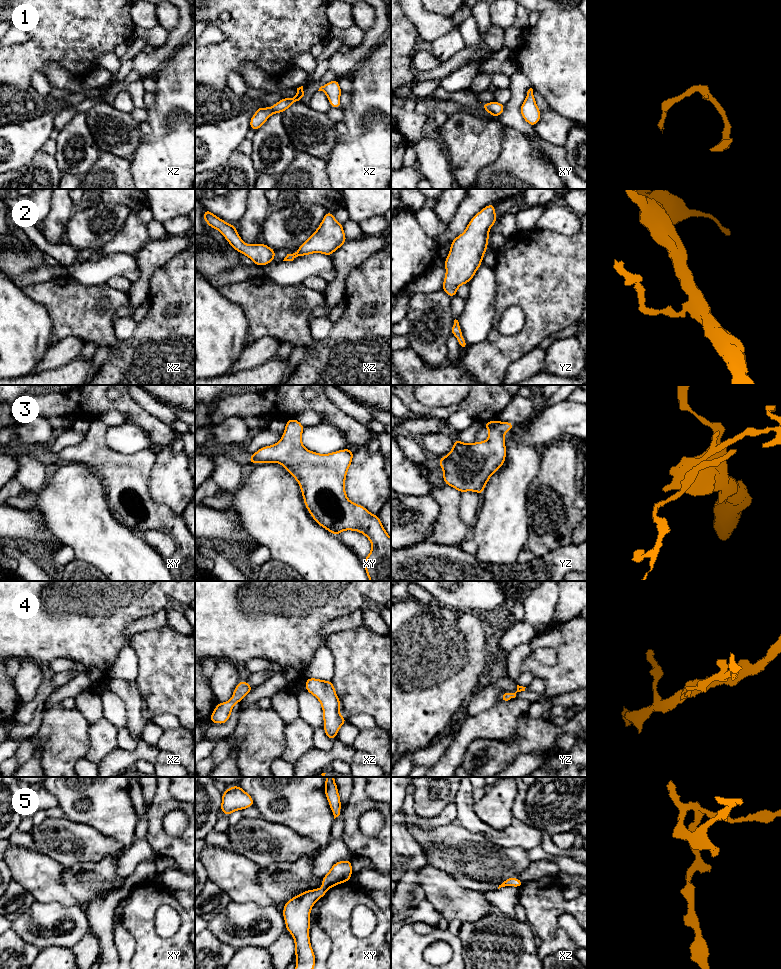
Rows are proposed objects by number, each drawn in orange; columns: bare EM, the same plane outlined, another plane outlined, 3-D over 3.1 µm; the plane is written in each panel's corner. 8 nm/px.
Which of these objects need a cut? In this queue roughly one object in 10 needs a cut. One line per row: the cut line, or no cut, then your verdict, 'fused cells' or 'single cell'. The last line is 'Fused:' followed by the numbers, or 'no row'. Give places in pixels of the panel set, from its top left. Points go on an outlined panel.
1: no cut | single cell
2: no cut | single cell
3: no cut | single cell
4: no cut | single cell
5: no cut | single cell
Fused: no row

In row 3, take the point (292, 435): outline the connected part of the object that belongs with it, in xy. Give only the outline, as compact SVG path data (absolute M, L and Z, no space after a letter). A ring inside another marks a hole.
M296 419L286 421L281 440L265 446L248 458L249 464L277 462L300 485L305 506L316 523L333 535L344 530L364 534L372 544L363 566L370 581L391 581L391 538L378 515L351 502L344 484L353 460L353 450L318 454L302 445L304 426Z

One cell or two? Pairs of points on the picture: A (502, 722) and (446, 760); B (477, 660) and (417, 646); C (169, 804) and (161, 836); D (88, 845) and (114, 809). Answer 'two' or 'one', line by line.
A: one
B: one
C: one
D: two

